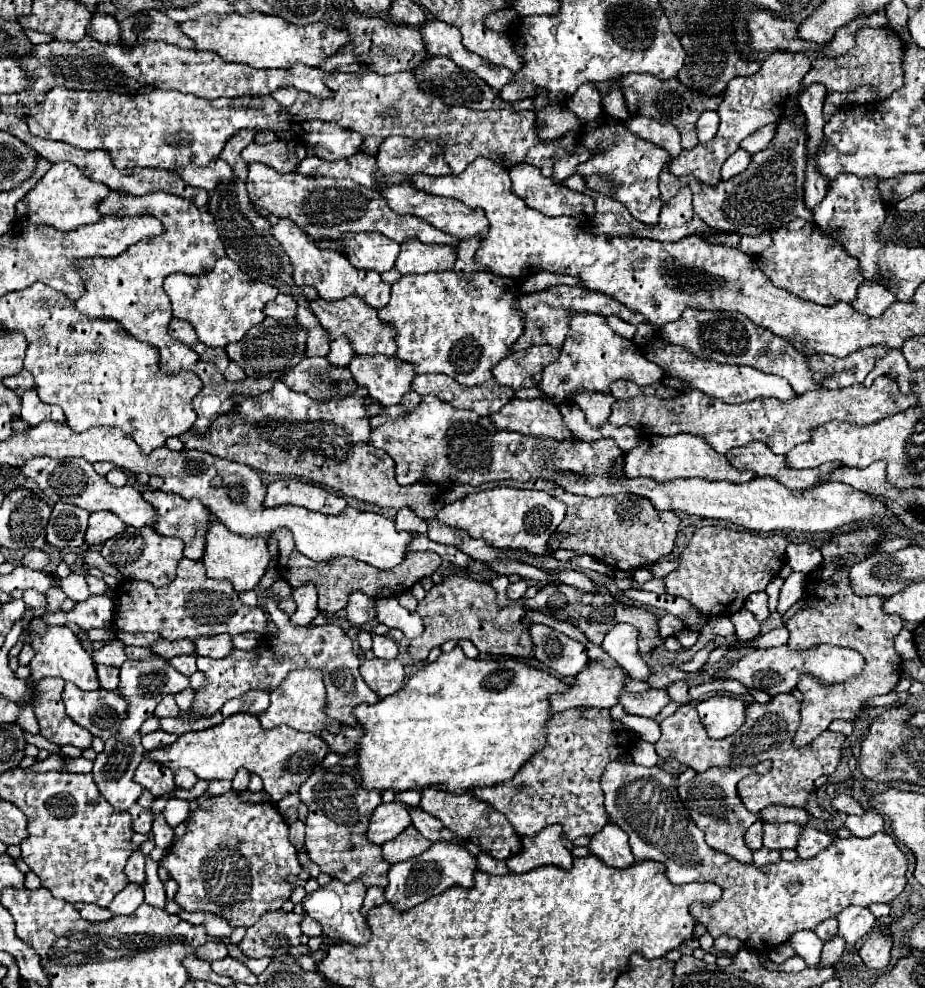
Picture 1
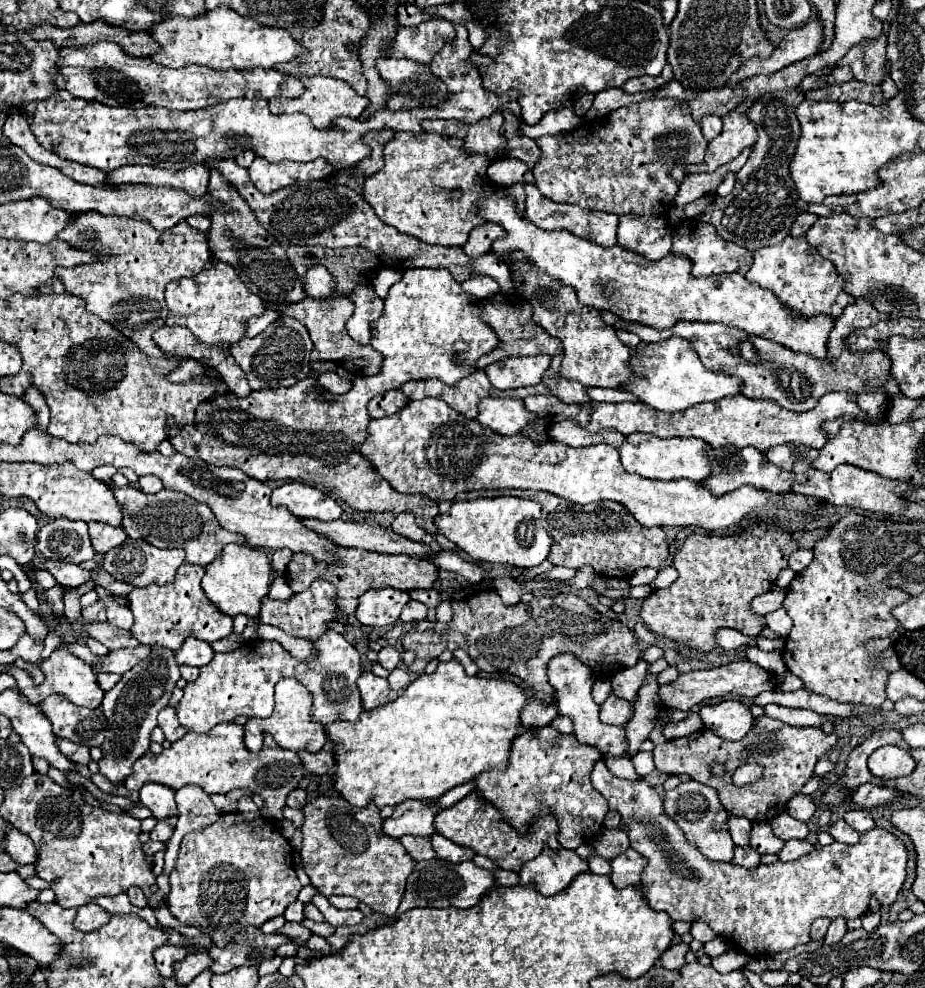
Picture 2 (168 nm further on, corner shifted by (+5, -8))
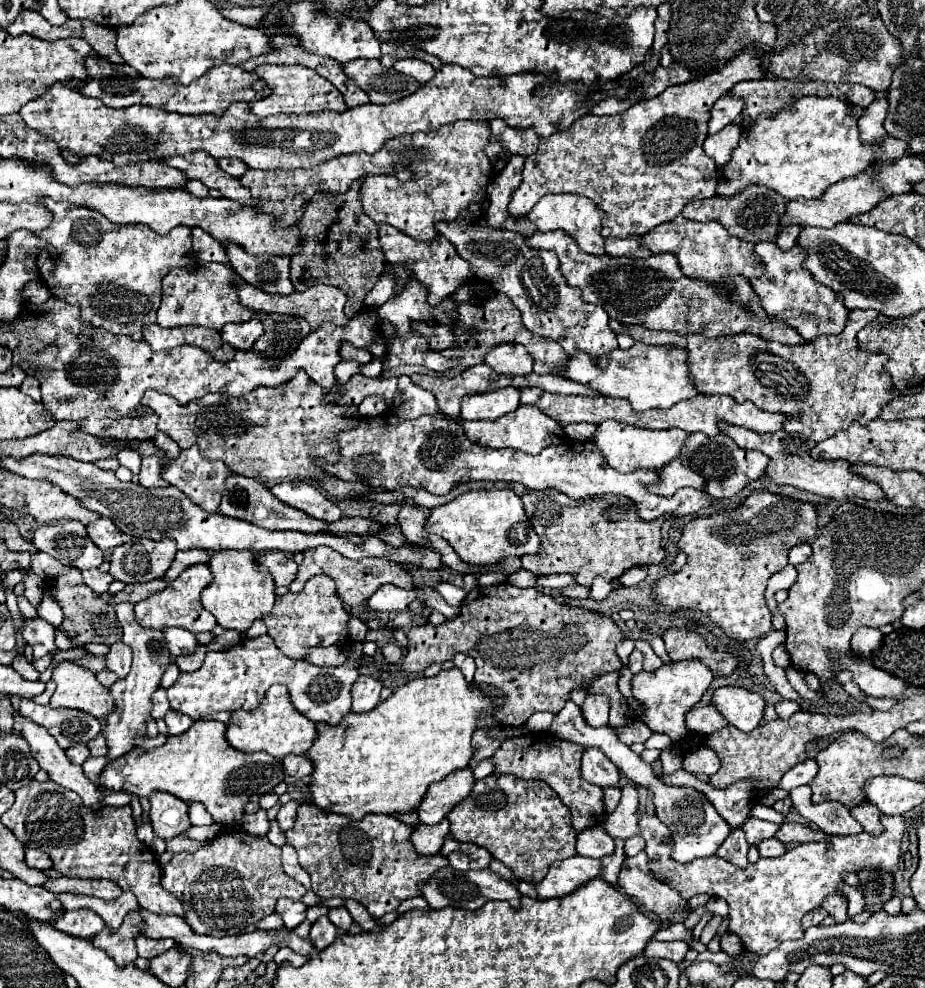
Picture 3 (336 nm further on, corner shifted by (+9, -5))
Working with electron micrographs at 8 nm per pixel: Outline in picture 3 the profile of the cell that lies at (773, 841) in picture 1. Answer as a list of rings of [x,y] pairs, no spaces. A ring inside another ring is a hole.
[[[750,817],[750,819],[744,823],[742,831],[746,833],[748,843],[756,845],[756,843],[760,843],[760,841],[764,841],[764,839],[774,837],[774,833],[778,831],[778,827],[780,827],[780,825],[776,825],[776,823],[762,821],[762,819],[756,819],[756,817]]]

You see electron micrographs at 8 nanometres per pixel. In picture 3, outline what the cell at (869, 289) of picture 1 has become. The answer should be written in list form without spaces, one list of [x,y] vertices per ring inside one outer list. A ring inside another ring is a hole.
[[[874,309],[850,311],[840,335],[820,337],[794,347],[764,341],[756,335],[726,335],[724,339],[688,335],[690,383],[702,395],[728,395],[736,403],[752,401],[764,411],[784,413],[788,415],[782,425],[786,431],[796,431],[816,443],[824,441],[848,429],[852,421],[862,425],[874,421],[880,409],[898,395],[884,369],[888,357],[858,349],[858,331],[878,315]]]

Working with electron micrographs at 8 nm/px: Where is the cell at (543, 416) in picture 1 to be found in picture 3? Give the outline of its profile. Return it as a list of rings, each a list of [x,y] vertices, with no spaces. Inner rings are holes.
[[[504,387],[488,393],[466,395],[460,403],[460,417],[468,421],[488,421],[498,419],[520,405],[520,391],[516,387]]]

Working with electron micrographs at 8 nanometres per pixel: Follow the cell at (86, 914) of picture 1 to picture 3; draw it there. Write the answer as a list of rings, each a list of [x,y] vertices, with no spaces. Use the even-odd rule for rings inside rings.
[[[76,909],[76,911],[66,911],[64,915],[60,915],[60,919],[56,919],[54,927],[72,937],[90,941],[102,931],[104,921],[92,909]]]

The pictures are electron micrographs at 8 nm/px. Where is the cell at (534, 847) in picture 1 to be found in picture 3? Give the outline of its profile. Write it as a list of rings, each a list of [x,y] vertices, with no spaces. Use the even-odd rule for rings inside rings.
[[[570,857],[562,863],[552,863],[548,875],[536,885],[540,899],[566,897],[576,891],[576,887],[586,885],[588,881],[600,875],[602,861],[590,857]]]

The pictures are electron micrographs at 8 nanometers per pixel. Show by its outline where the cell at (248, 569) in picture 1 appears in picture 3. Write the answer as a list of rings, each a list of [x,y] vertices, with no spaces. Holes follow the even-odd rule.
[[[218,551],[210,557],[208,567],[214,575],[214,581],[202,591],[202,605],[216,617],[218,625],[246,633],[246,629],[250,629],[256,619],[262,619],[272,611],[276,587],[272,583],[272,577],[260,571],[252,551]]]

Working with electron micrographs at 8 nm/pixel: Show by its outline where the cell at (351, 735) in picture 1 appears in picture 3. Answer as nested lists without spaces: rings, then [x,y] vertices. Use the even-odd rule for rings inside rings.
[[[288,755],[282,759],[282,767],[290,777],[306,777],[312,773],[312,761],[304,755]]]

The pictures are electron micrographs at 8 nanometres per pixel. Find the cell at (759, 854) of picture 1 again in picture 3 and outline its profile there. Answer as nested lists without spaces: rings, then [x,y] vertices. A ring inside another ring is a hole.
[[[732,829],[728,839],[720,845],[720,849],[716,851],[718,857],[734,863],[736,867],[744,869],[748,865],[748,859],[746,859],[746,853],[748,853],[748,841],[744,837],[744,831],[742,829]]]

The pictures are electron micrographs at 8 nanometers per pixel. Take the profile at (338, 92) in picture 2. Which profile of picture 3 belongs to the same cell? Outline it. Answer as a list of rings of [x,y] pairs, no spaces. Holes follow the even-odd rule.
[[[258,65],[254,73],[272,89],[272,93],[264,97],[262,101],[250,103],[250,111],[258,117],[268,117],[268,115],[278,115],[278,113],[308,115],[308,113],[320,113],[320,111],[336,111],[336,113],[346,111],[344,99],[340,99],[340,91],[336,91],[336,87],[328,79],[318,75],[314,69],[308,69],[302,65],[290,65],[290,67]]]

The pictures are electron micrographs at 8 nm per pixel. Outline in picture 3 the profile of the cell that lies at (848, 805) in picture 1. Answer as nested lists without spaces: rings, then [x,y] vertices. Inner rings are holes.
[[[862,803],[860,807],[852,809],[852,817],[862,825],[862,829],[870,835],[880,835],[884,827],[880,825],[880,811],[872,803]]]

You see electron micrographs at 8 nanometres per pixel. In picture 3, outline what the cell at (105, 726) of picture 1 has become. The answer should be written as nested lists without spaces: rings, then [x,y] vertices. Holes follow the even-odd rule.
[[[20,699],[18,711],[22,717],[44,727],[62,749],[70,749],[78,743],[86,745],[102,731],[102,723],[92,715],[84,715],[82,711],[52,709],[50,705],[44,707],[30,699]]]

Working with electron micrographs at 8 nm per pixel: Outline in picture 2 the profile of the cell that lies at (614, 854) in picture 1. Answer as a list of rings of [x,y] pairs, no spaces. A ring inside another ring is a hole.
[[[628,848],[618,856],[610,858],[610,880],[616,888],[640,886],[640,870],[646,866],[646,858],[642,858],[636,850]]]

